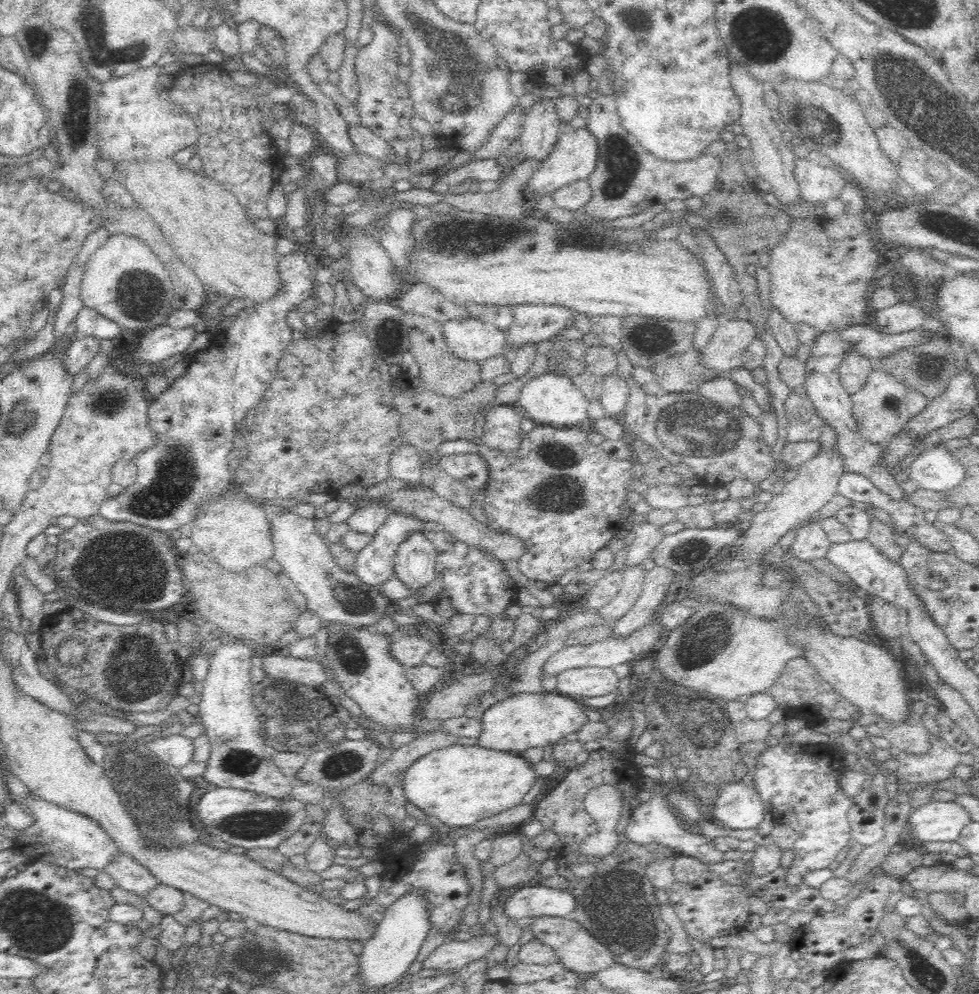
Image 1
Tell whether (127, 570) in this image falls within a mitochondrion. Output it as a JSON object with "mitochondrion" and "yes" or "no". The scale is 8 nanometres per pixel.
{"mitochondrion":"yes"}

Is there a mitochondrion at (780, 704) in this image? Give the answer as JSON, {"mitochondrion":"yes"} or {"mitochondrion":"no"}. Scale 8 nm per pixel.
{"mitochondrion":"no"}

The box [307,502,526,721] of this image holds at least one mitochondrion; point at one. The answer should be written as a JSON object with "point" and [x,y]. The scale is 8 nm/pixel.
{"point":[354,658]}

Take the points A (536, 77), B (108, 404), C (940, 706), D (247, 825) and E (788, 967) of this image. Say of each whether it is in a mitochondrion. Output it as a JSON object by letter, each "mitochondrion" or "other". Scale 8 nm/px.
{"A":"other","B":"mitochondrion","C":"other","D":"mitochondrion","E":"other"}

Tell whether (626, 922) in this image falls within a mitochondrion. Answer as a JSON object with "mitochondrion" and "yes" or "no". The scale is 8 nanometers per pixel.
{"mitochondrion":"yes"}

